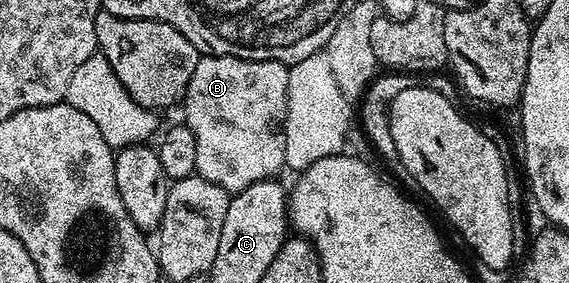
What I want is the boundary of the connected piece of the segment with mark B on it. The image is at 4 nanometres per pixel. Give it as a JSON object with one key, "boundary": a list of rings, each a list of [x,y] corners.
{"boundary":[[[199,55],[196,70],[192,70],[192,82],[188,82],[188,90],[184,101],[186,116],[184,123],[190,127],[192,134],[196,134],[196,173],[208,182],[216,182],[228,193],[236,193],[252,186],[261,180],[277,177],[278,171],[283,171],[286,163],[286,107],[288,106],[288,67],[278,60],[245,60],[235,56],[207,56]]]}

